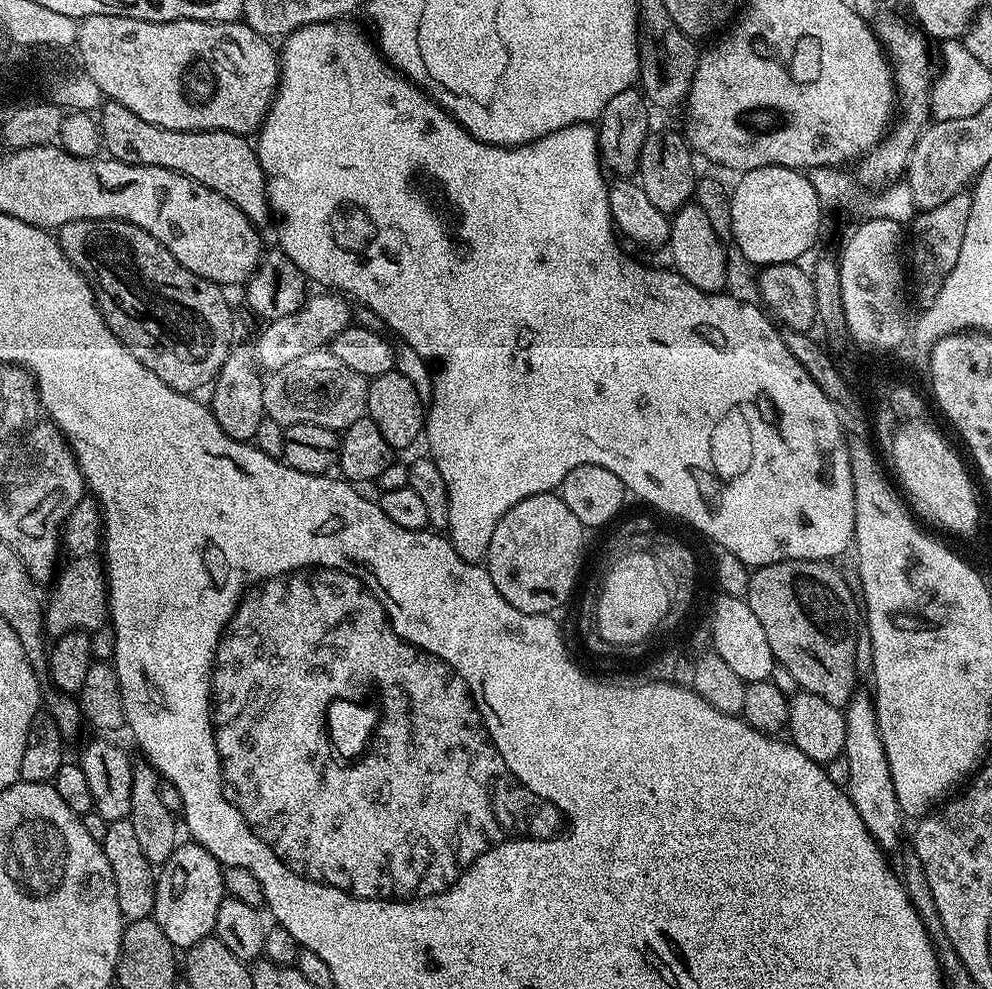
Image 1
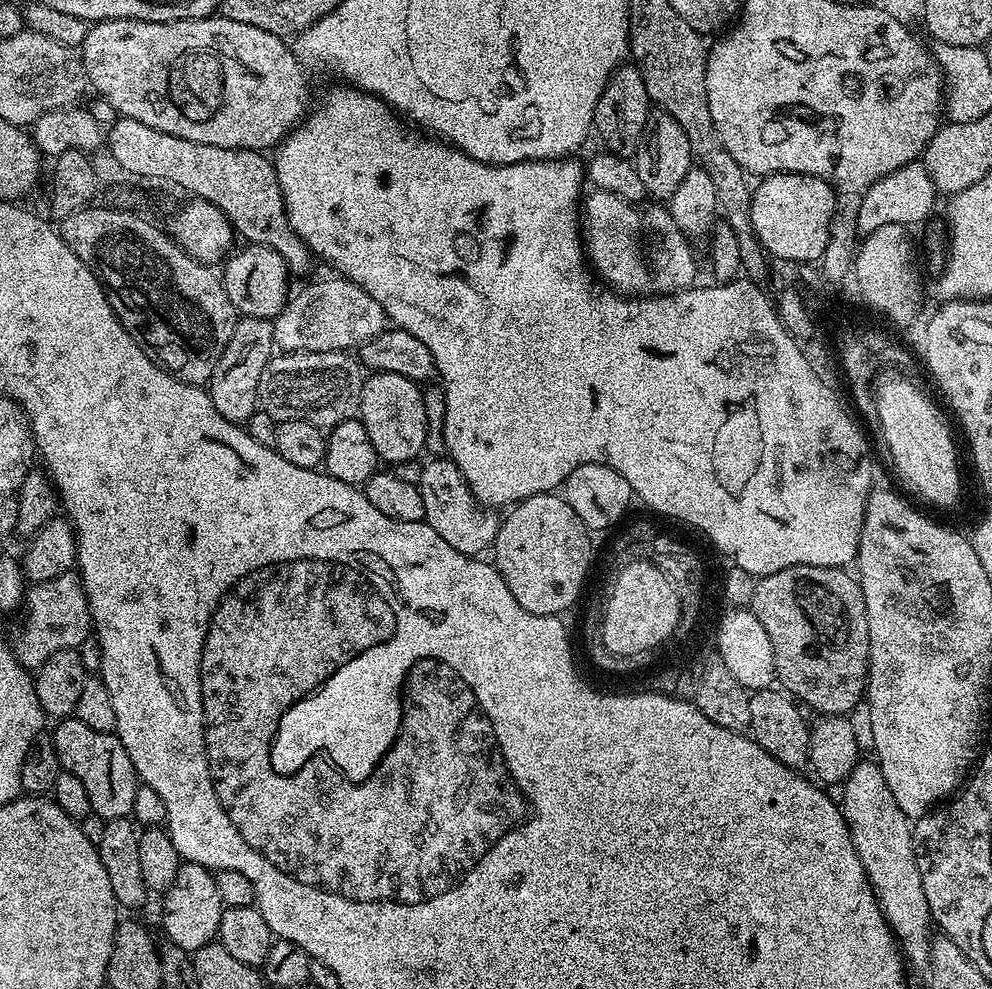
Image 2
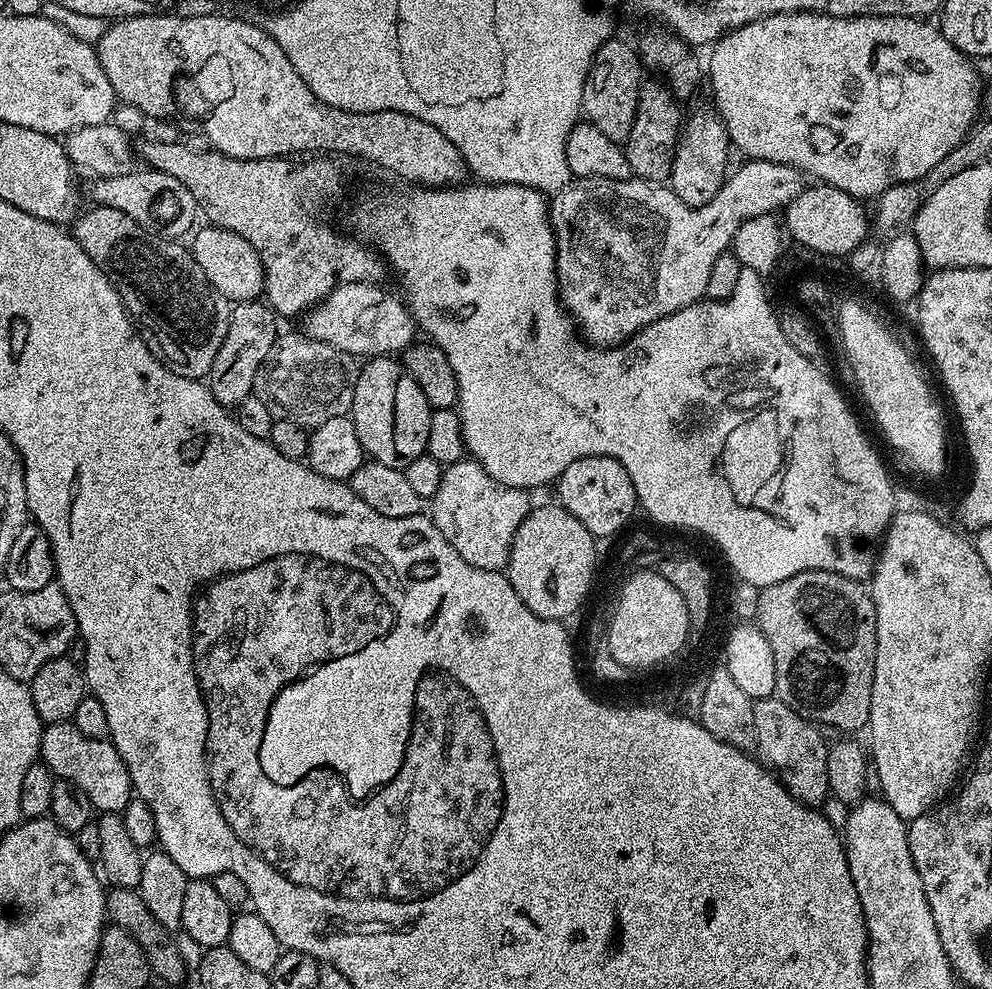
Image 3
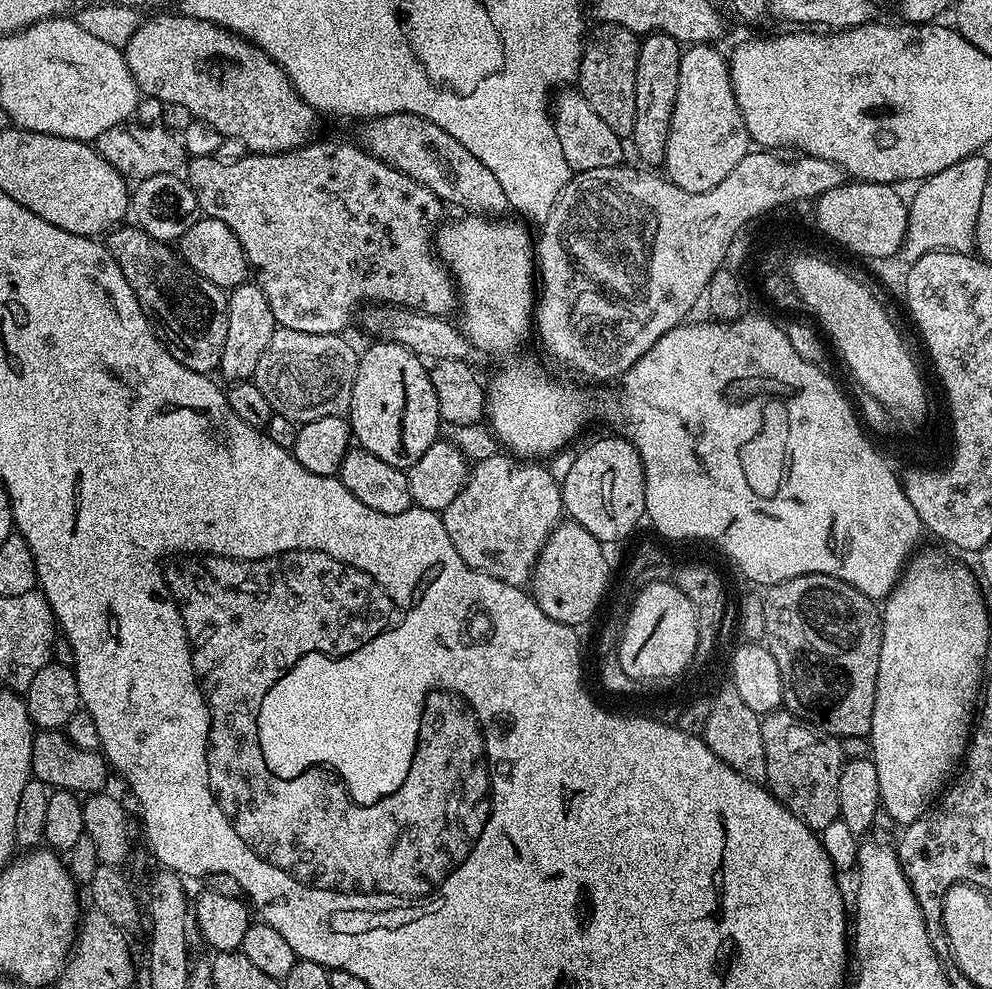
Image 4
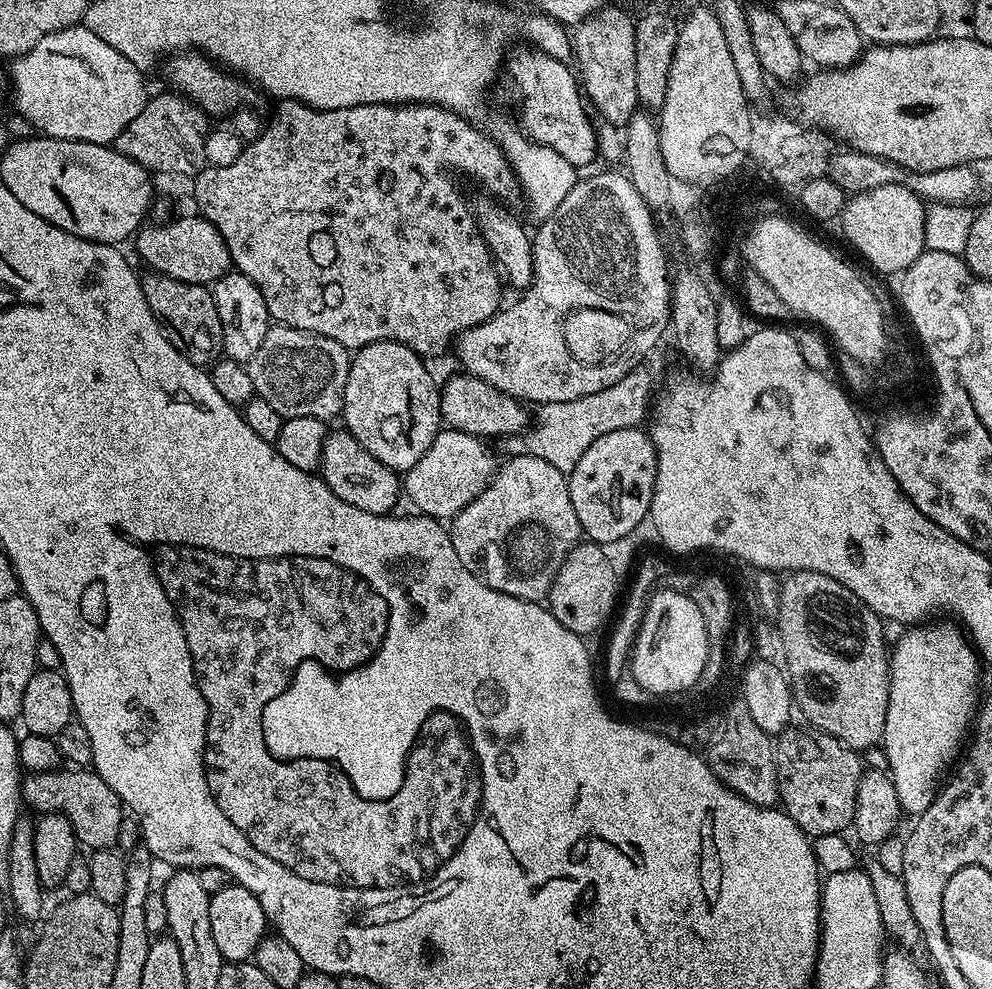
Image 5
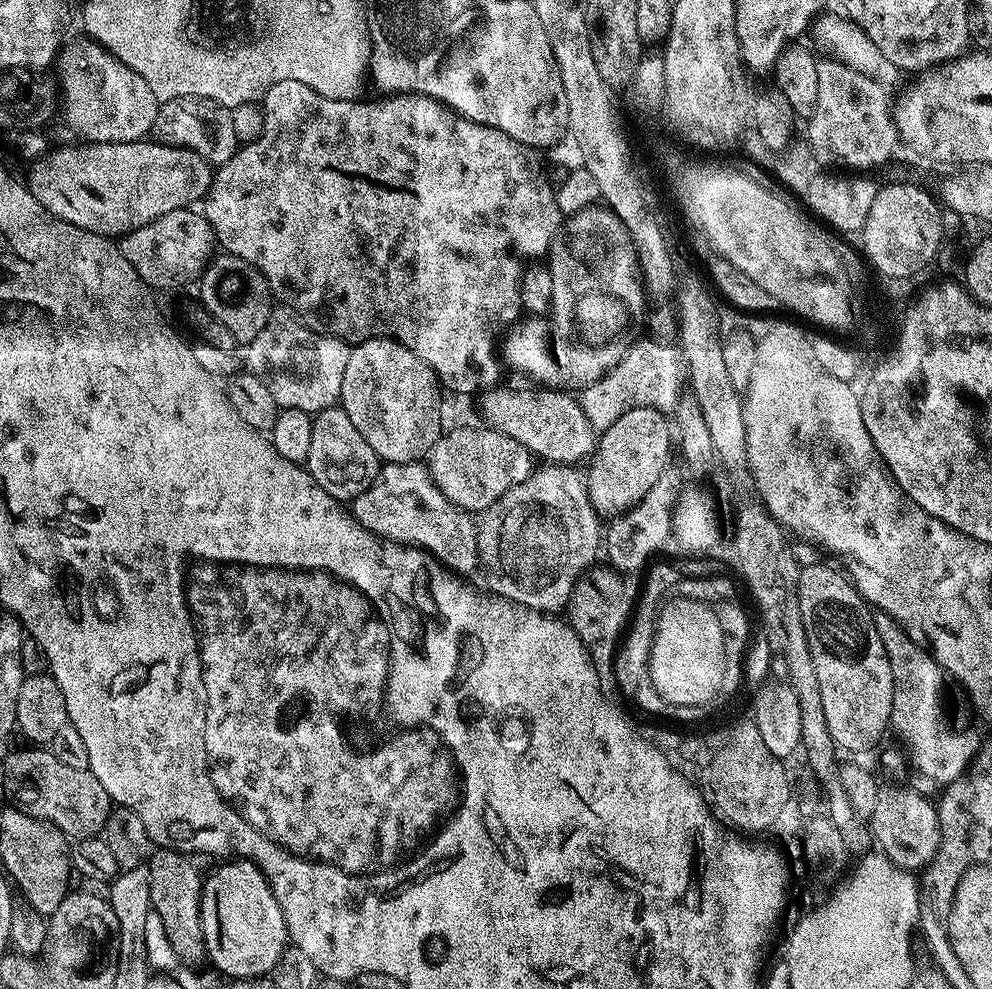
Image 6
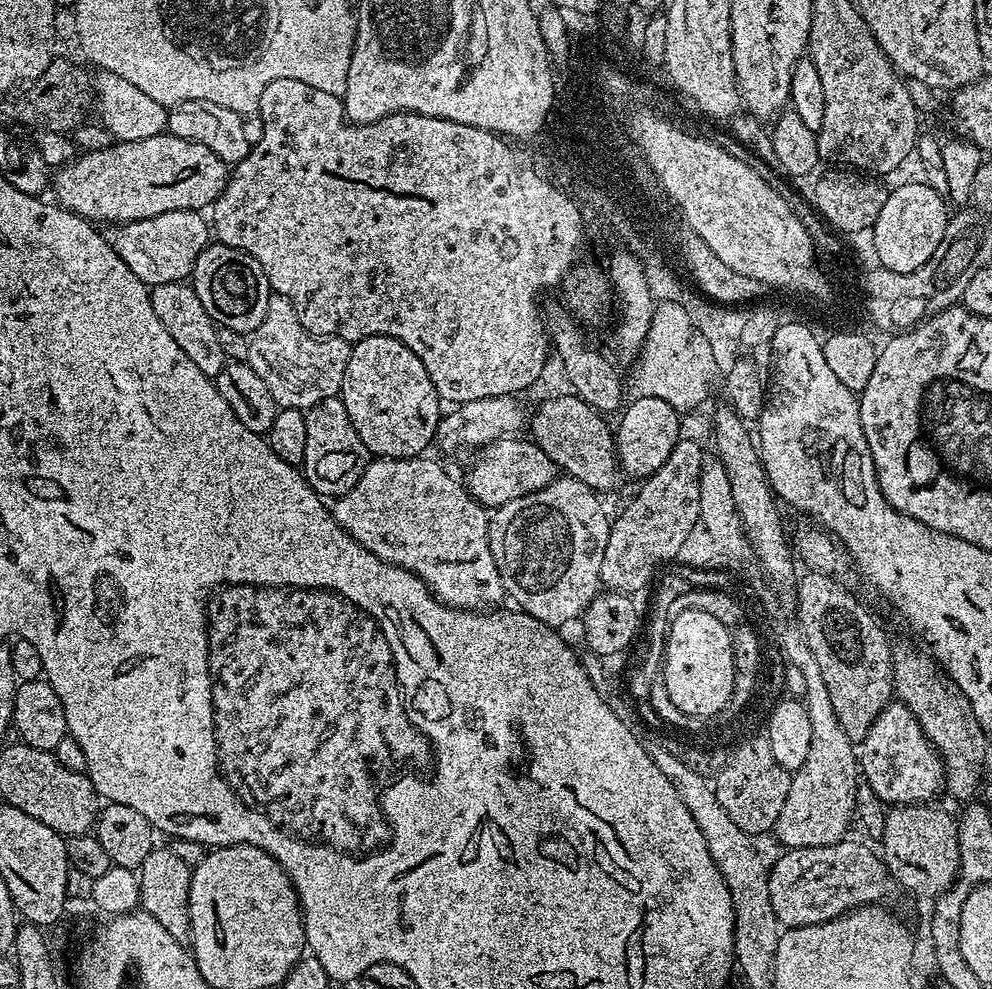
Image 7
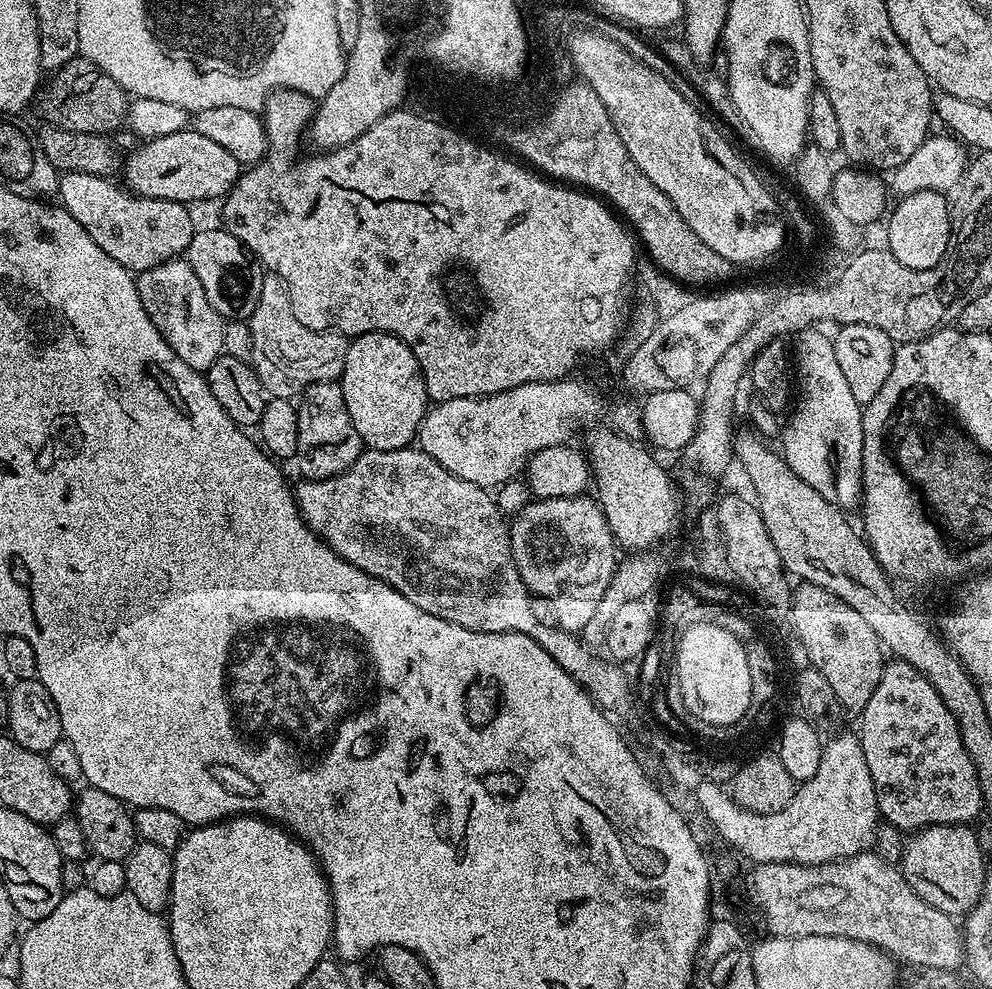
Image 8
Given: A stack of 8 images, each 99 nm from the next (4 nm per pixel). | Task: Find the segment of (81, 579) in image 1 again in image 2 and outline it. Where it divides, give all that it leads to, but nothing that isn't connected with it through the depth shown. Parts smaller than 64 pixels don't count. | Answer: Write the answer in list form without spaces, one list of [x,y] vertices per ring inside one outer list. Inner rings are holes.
[[[75,571],[58,574],[50,582],[32,584],[23,599],[22,613],[24,621],[20,624],[20,633],[14,636],[14,651],[22,667],[35,670],[58,650],[79,649],[88,636],[93,635],[92,615],[86,598],[84,583]]]

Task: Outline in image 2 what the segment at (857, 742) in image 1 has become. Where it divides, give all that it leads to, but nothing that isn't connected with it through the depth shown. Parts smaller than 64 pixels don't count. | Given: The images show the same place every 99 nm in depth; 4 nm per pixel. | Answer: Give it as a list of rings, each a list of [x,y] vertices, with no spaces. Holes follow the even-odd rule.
[[[861,759],[844,779],[842,791],[842,811],[848,833],[858,850],[858,858],[872,884],[876,901],[896,936],[896,943],[909,965],[927,965],[934,935],[931,928],[933,918],[922,890],[922,874],[918,874],[912,841],[913,821],[902,814],[902,806],[894,802],[894,794],[890,794],[890,786],[886,786],[886,778],[882,778],[882,770],[875,759]]]

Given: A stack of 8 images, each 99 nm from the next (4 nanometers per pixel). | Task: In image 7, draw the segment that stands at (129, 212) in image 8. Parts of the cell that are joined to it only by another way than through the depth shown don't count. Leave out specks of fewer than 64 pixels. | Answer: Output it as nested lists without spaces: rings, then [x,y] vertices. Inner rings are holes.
[[[170,210],[154,218],[114,223],[106,235],[114,254],[138,274],[143,284],[155,286],[166,282],[184,282],[191,277],[195,260],[210,243],[210,224],[199,211]]]

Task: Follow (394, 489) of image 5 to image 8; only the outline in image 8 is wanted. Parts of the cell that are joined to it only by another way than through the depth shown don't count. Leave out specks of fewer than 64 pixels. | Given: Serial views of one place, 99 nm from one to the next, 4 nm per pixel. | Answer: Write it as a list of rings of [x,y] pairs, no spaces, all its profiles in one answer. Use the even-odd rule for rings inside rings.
[[[323,380],[312,384],[302,393],[296,410],[298,414],[298,450],[294,464],[300,467],[300,476],[305,480],[330,479],[342,474],[359,458],[362,441],[350,414],[346,410],[346,398],[342,398],[339,383]]]

